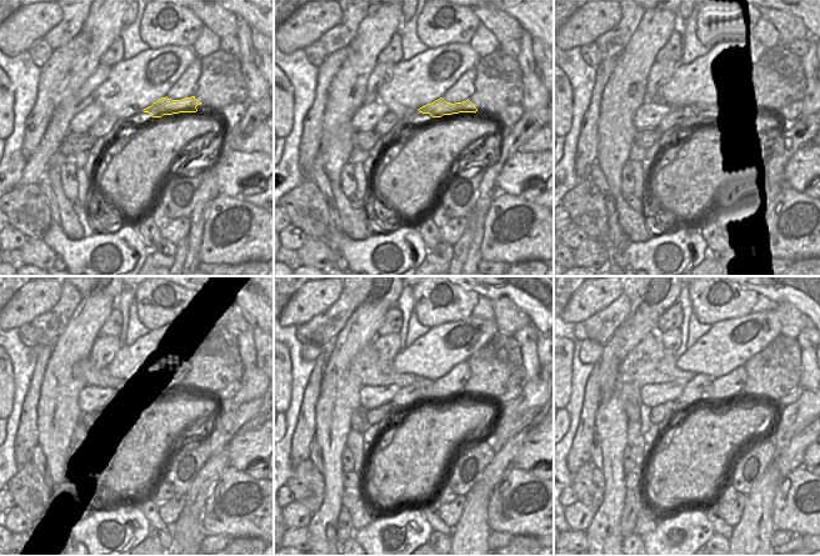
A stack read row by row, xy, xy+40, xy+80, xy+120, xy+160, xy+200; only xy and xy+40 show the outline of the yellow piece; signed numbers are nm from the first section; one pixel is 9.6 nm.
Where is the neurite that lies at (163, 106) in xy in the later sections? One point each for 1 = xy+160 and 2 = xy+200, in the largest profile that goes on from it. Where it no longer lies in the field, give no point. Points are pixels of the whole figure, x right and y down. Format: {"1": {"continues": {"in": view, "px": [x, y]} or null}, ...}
{"1": {"continues": {"in": "xy+160", "px": [366, 365]}}, "2": {"continues": {"in": "xy+200", "px": [650, 362]}}}

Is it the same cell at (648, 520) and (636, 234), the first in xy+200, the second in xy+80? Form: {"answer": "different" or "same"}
{"answer": "same"}

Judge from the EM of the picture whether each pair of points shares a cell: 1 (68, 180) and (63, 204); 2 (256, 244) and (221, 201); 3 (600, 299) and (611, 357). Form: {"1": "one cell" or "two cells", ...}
{"1": "two cells", "2": "one cell", "3": "two cells"}

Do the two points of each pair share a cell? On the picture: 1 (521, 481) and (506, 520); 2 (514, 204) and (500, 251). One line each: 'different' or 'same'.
1: same
2: same

